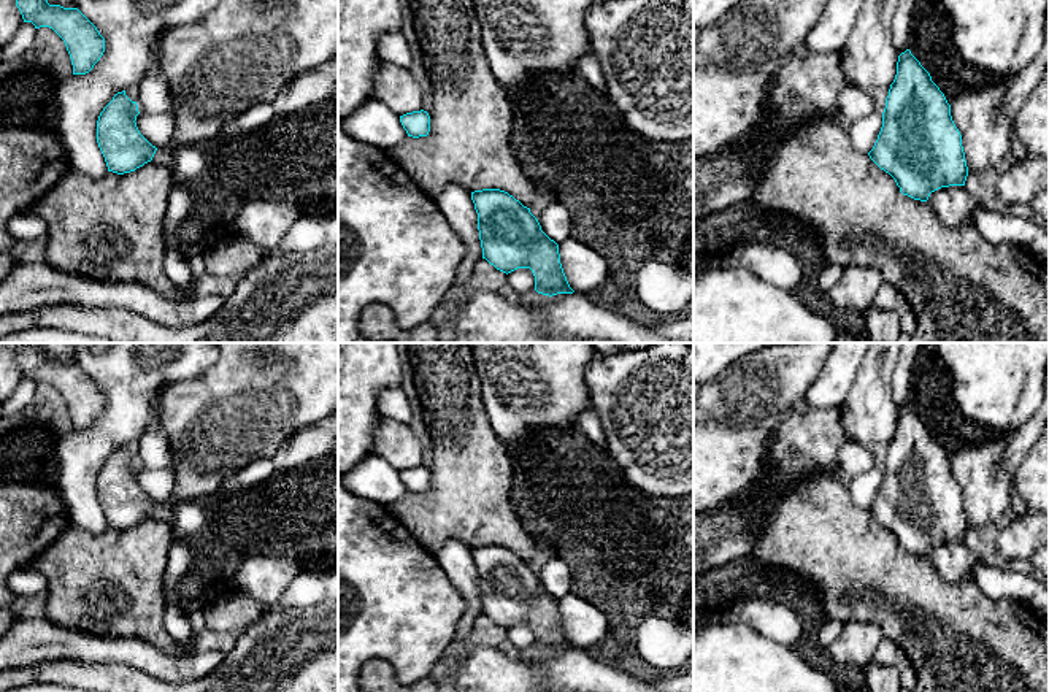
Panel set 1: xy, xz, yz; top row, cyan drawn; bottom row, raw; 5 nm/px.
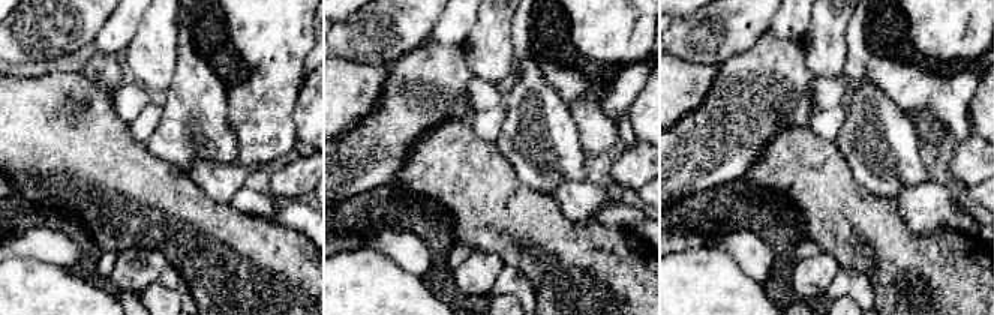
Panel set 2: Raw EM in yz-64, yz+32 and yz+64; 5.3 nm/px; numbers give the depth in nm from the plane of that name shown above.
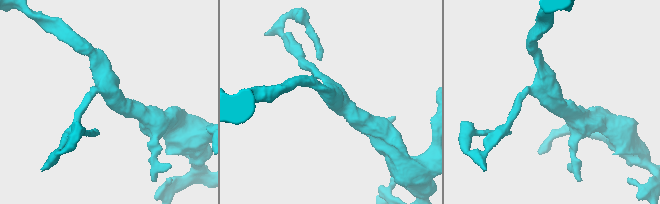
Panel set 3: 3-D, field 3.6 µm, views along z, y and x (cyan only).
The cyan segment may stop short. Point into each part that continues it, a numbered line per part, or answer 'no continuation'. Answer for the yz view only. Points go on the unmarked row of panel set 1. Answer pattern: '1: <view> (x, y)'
no continuation

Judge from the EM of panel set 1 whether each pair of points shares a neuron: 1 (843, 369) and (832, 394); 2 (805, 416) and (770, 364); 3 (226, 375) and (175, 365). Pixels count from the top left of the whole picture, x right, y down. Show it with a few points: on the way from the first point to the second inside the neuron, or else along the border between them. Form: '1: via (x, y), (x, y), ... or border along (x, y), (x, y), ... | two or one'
1: via (838, 375), (832, 388) | one
2: border along (803, 400), (789, 411) | two
3: border along (218, 359), (197, 375), (170, 386) | two

